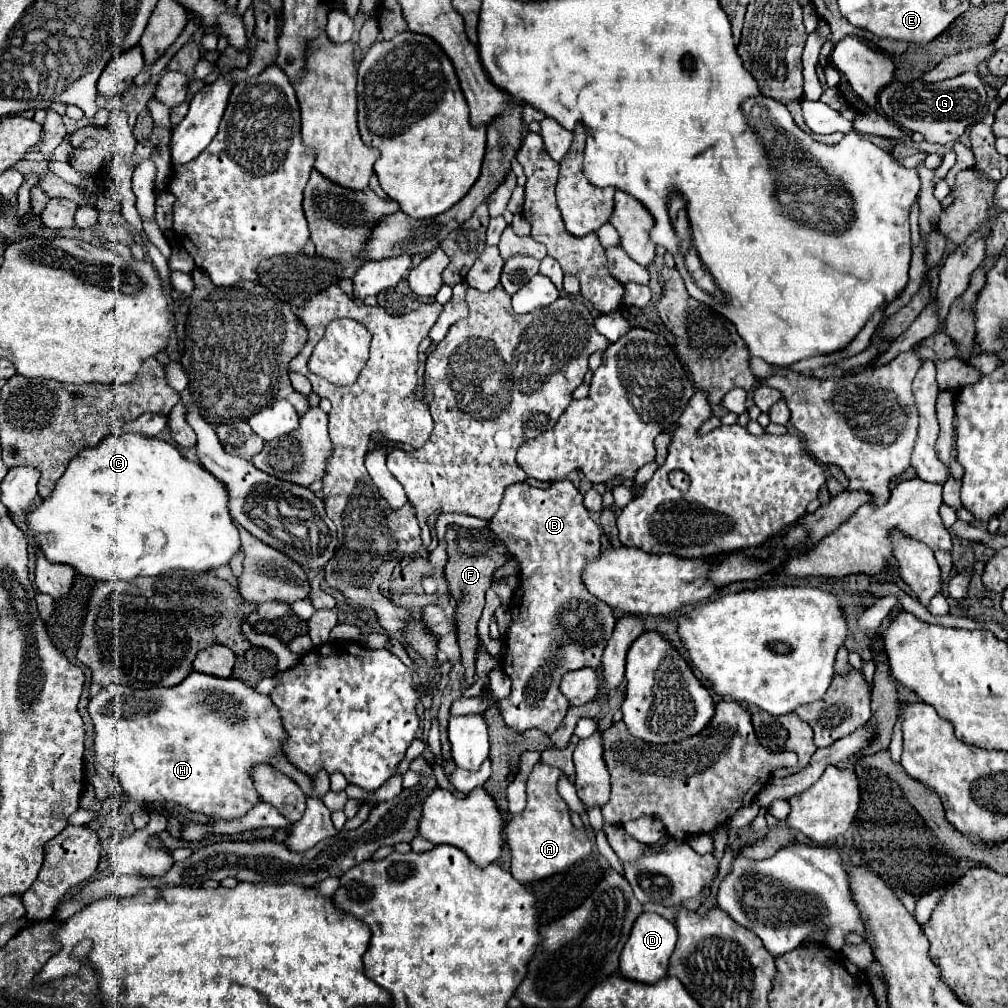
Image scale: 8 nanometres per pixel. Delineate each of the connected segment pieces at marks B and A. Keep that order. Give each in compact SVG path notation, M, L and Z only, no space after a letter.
M561 479L553 481L547 489L539 489L529 483L511 485L505 491L499 511L491 519L491 531L499 535L499 539L507 545L507 549L517 557L521 565L521 583L509 603L511 627L505 639L507 651L501 657L503 673L511 679L511 693L509 697L501 699L497 707L507 727L519 733L531 727L545 733L555 733L567 709L571 707L567 697L559 691L563 675L583 667L599 667L603 649L615 627L613 609L601 599L593 597L581 579L585 565L599 557L601 527L589 517L589 511L583 507L583 497L577 487L569 479Z
M543 761L533 765L527 781L527 807L523 813L513 815L507 823L507 845L511 849L511 873L521 883L541 881L555 873L561 873L579 859L591 853L591 841L585 831L577 831L571 823L567 803L557 793L559 769Z

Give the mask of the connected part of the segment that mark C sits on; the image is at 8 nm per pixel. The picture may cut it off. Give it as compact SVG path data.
M109 433L99 445L81 449L81 453L77 457L73 457L73 461L69 461L67 471L57 481L53 493L27 513L27 525L29 525L31 533L35 535L35 545L43 551L43 555L47 557L49 563L73 565L77 573L91 577L95 581L133 581L137 577L159 575L161 571L167 571L167 569L199 573L199 571L211 571L223 563L229 563L231 557L241 549L241 545L239 545L239 531L233 525L227 505L229 505L229 499L225 493L225 485L221 485L221 481L217 481L217 477L213 477L207 469L185 459L171 443L161 441L157 437L147 437L141 433L121 433L121 435Z

